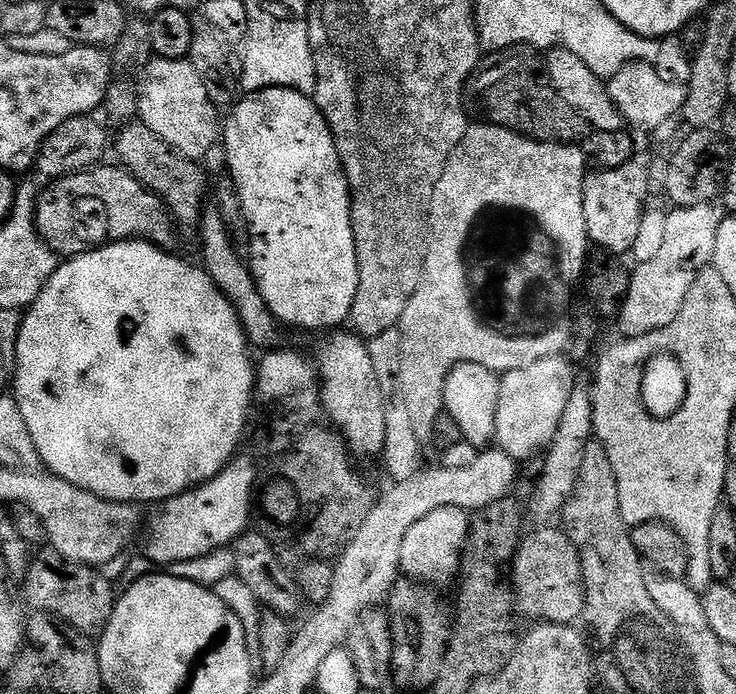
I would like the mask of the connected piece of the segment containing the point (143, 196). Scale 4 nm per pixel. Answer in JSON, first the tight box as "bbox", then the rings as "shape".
{"bbox":[36,166,173,258],"shape":[[[97,166],[94,168],[85,168],[82,172],[76,172],[73,176],[63,176],[60,180],[53,180],[47,186],[48,189],[41,191],[36,197],[36,233],[44,239],[45,246],[50,251],[55,252],[60,258],[75,258],[84,252],[92,252],[96,248],[102,248],[105,244],[117,244],[119,240],[142,240],[149,244],[154,244],[158,248],[165,250],[171,249],[173,246],[172,240],[168,237],[168,224],[170,228],[170,217],[168,209],[165,208],[164,203],[158,199],[149,188],[145,188],[143,184],[137,182],[129,172],[125,172],[119,166],[113,168],[104,168],[105,166]]]}

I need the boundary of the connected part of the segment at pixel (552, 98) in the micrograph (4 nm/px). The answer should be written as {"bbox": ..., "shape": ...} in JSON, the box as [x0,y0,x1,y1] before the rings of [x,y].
{"bbox":[464,46,590,144],"shape":[[[517,46],[492,50],[481,59],[479,68],[464,81],[464,111],[469,121],[497,124],[541,144],[571,144],[584,140],[590,125],[560,100],[545,72],[545,61],[535,48]]]}

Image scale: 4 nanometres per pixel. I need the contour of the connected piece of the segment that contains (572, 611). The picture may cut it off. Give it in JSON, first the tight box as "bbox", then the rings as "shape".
{"bbox":[510,528,584,624],"shape":[[[542,528],[519,543],[510,564],[516,582],[516,598],[529,621],[548,624],[571,624],[584,612],[584,589],[581,564],[576,547],[563,529]]]}

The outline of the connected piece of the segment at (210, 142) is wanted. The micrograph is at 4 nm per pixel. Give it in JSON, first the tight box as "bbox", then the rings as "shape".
{"bbox":[142,57,220,161],"shape":[[[155,57],[148,61],[148,74],[142,84],[142,114],[148,129],[158,137],[173,152],[178,153],[188,160],[201,161],[220,138],[220,117],[218,118],[217,105],[209,98],[205,84],[198,77],[198,72],[194,70],[191,61],[187,59],[162,59]]]}

